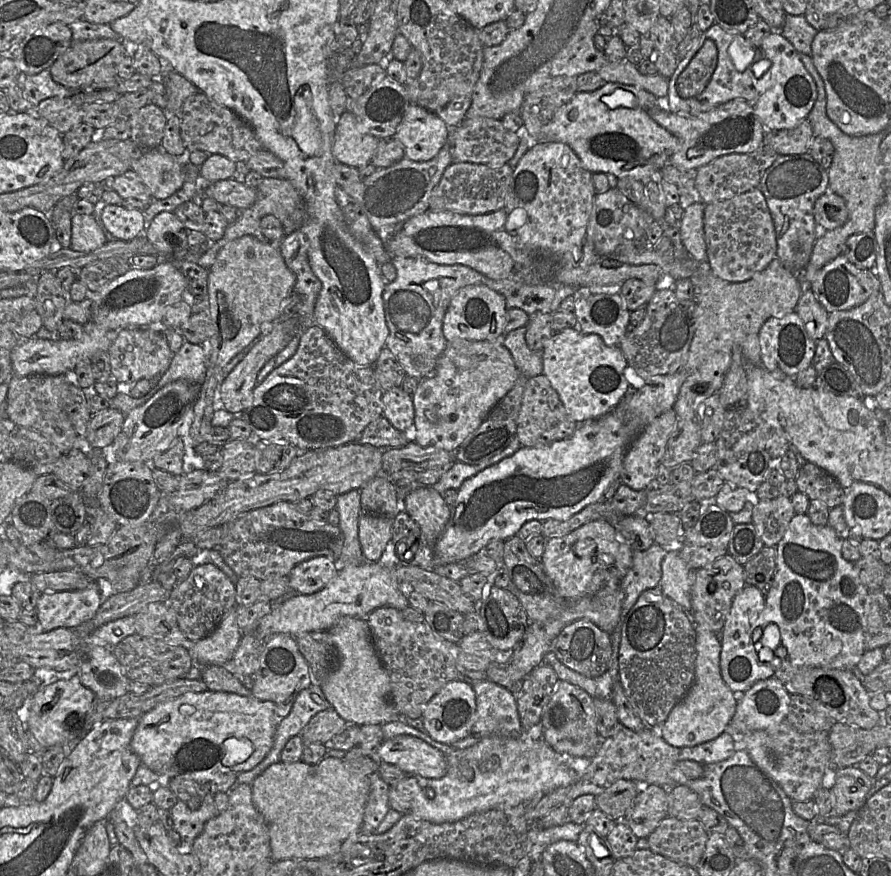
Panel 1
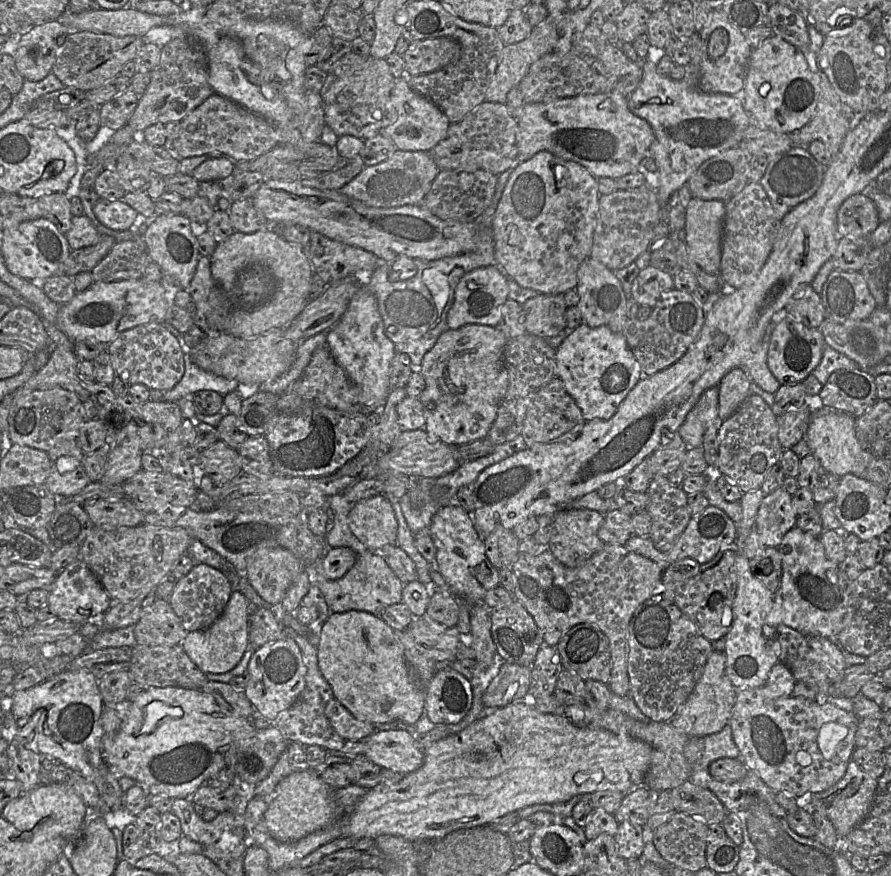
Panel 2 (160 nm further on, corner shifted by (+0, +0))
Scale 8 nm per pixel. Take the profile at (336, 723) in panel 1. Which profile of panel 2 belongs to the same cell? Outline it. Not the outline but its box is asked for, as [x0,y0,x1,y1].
[324,698,379,741]

